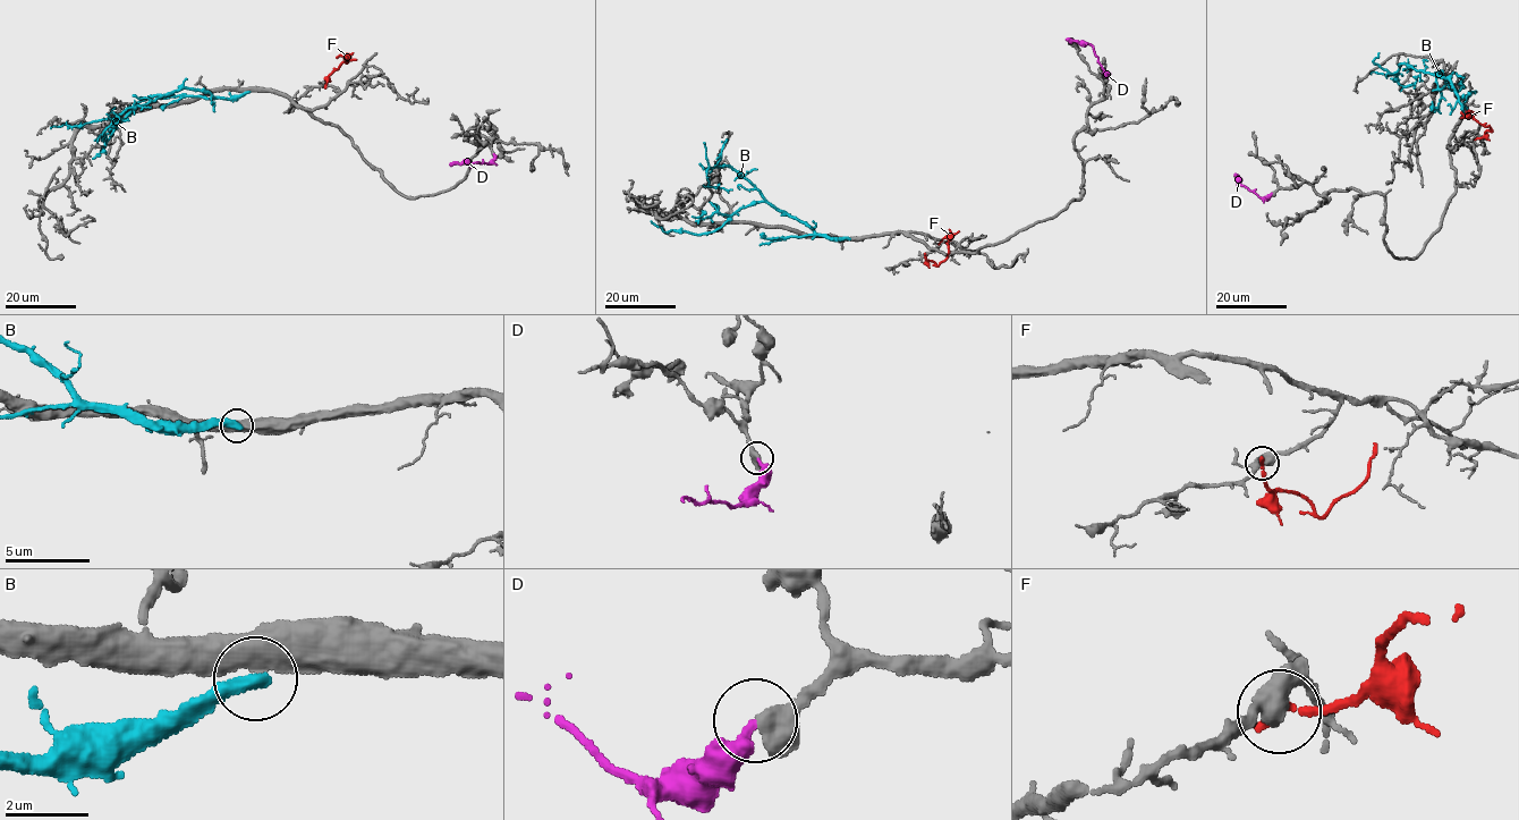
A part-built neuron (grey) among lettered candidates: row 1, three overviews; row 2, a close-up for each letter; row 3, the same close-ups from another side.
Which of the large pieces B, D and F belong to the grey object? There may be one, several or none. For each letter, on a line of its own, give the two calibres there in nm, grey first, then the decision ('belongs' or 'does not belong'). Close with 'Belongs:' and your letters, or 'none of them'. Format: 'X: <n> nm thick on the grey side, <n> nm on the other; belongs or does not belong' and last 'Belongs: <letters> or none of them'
B: 500 nm thick on the grey side, 400 nm on the other; does not belong
D: 360 nm thick on the grey side, 360 nm on the other; belongs
F: 440 nm thick on the grey side, 240 nm on the other; does not belong
Belongs: D

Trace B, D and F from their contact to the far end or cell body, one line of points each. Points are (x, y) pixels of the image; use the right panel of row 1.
B: (1465, 112), (1450, 79), (1400, 65), (1398, 82), (1411, 85), (1419, 74), (1420, 79)
D: (1272, 193), (1258, 197), (1239, 184), (1236, 176)
F: (1476, 137), (1492, 130), (1477, 121), (1469, 112), (1476, 113)

